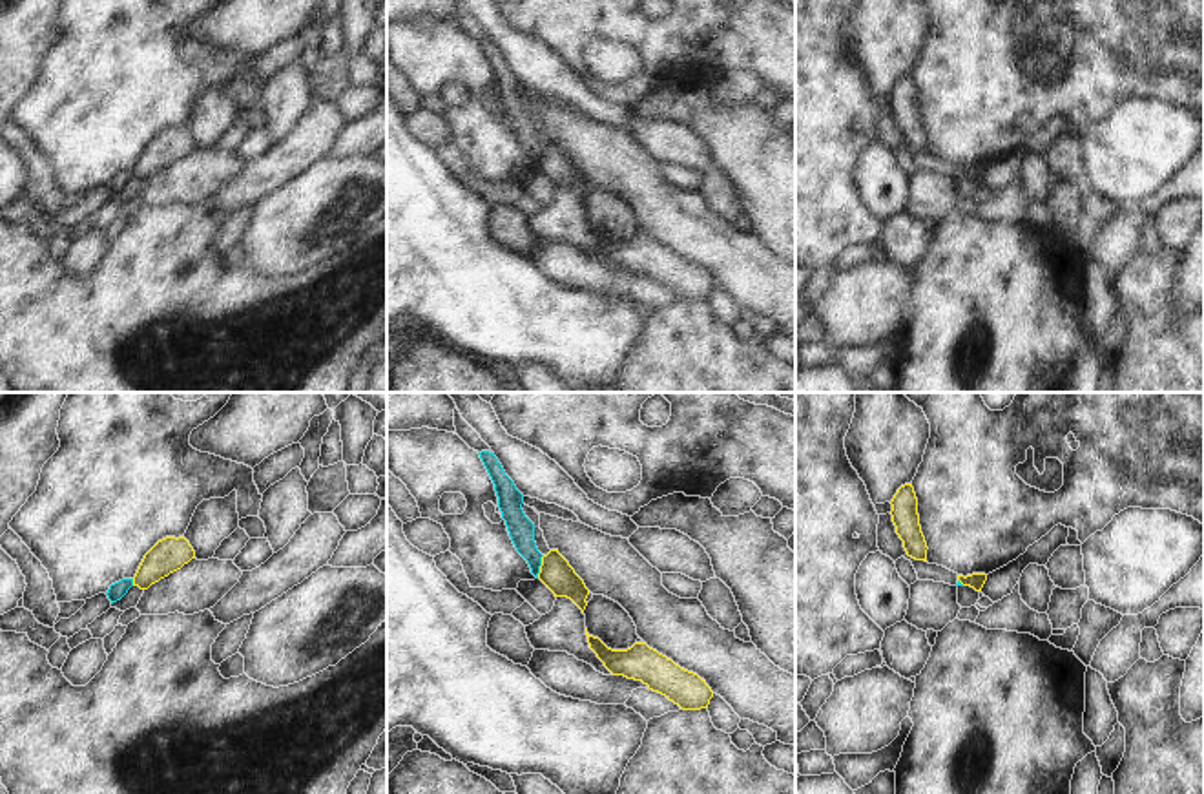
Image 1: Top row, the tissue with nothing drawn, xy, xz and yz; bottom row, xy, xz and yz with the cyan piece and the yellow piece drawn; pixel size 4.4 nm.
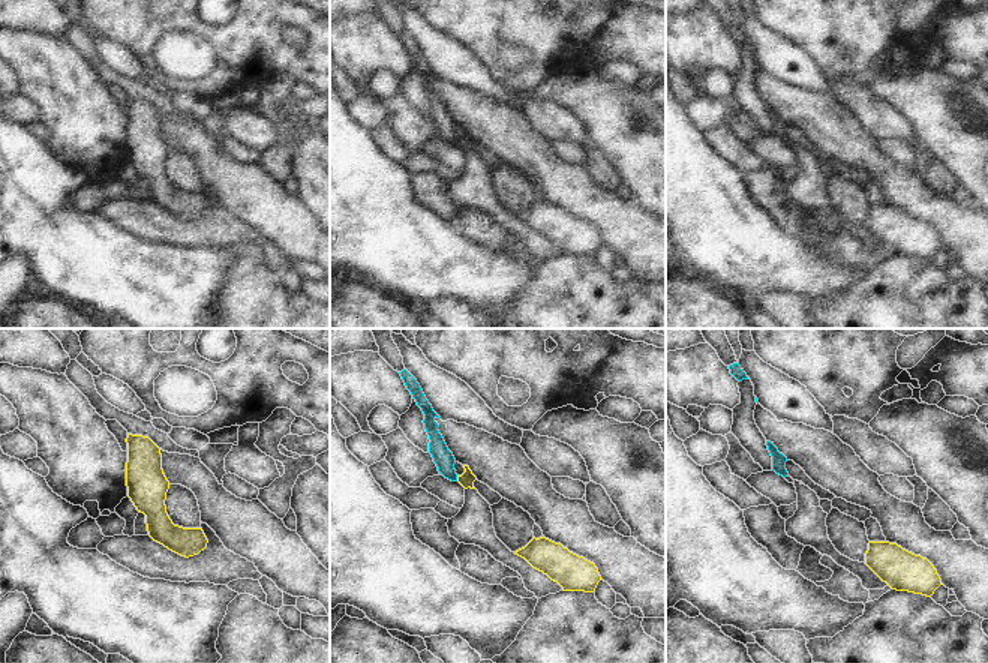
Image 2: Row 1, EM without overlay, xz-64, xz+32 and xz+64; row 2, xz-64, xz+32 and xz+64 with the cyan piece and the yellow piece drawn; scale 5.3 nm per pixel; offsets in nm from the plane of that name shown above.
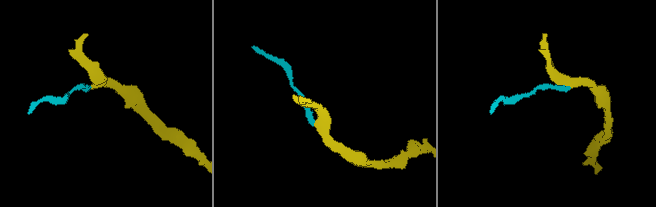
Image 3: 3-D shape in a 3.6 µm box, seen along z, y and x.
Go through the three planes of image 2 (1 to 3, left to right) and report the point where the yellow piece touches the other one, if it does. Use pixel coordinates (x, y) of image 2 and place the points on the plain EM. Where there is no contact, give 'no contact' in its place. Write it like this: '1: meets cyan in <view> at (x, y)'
1: no contact
2: meets cyan in xz+32 at (456, 143)
3: no contact

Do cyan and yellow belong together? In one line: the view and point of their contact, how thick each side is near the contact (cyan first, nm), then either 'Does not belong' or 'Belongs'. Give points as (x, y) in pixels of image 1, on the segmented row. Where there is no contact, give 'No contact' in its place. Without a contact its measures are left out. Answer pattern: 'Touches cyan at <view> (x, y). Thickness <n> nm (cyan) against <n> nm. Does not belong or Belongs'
Touches cyan at xz (539, 566). Thickness 110 nm (cyan) against 140 nm. Belongs

